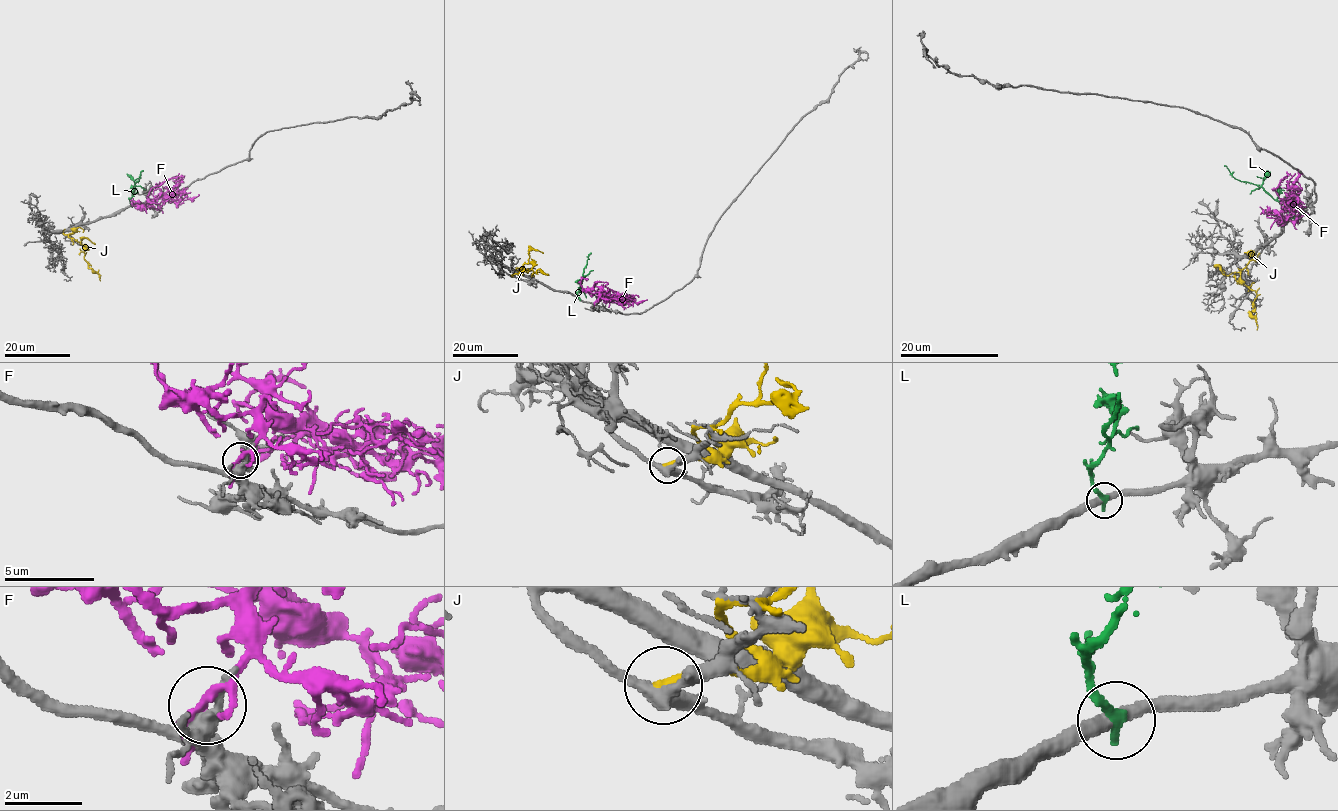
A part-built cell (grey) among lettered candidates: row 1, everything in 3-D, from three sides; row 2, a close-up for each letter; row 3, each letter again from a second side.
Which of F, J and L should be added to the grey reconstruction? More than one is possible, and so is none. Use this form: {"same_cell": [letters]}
{"same_cell": []}

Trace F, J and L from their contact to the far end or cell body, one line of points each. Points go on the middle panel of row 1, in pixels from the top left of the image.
F: (596, 301), (600, 297), (636, 302), (647, 299)
J: (511, 275), (518, 273), (517, 268), (524, 264), (532, 266), (532, 275), (537, 270), (548, 275)
L: (580, 298), (578, 292), (591, 252)

